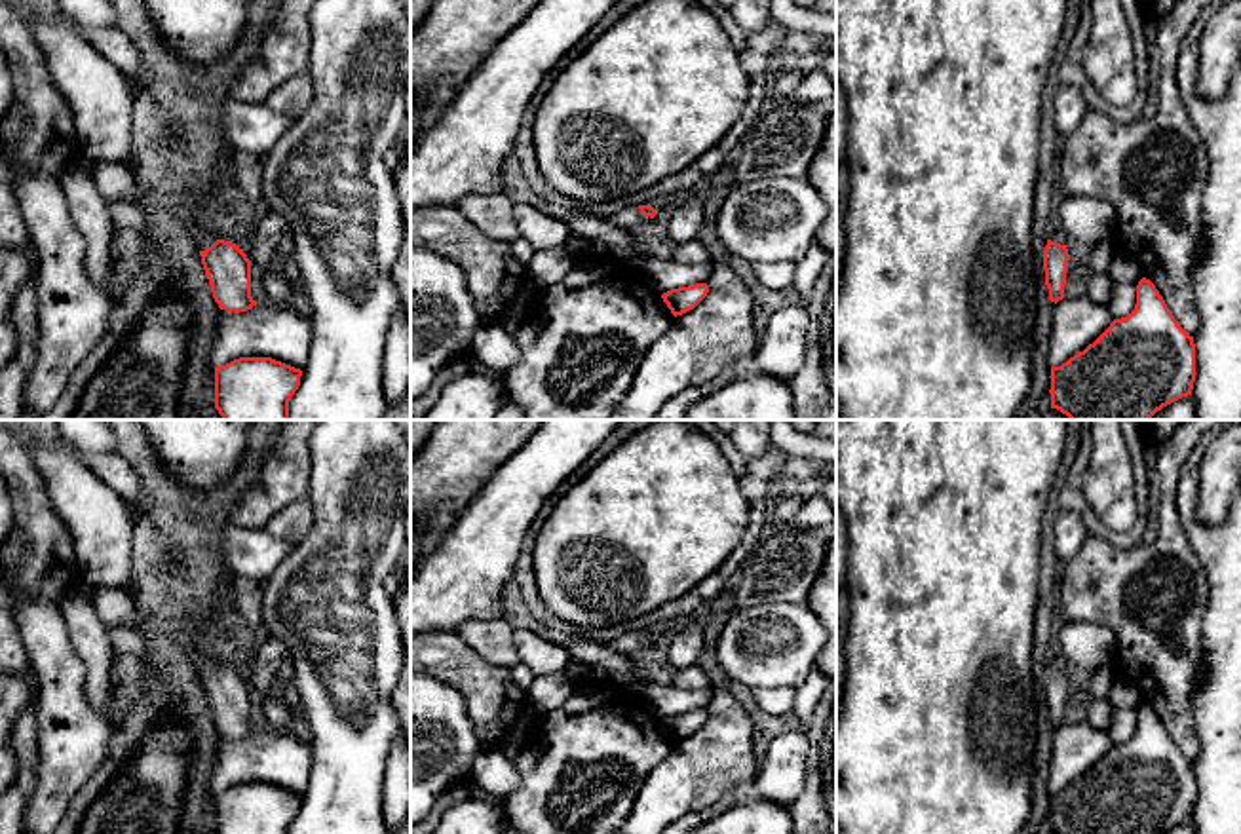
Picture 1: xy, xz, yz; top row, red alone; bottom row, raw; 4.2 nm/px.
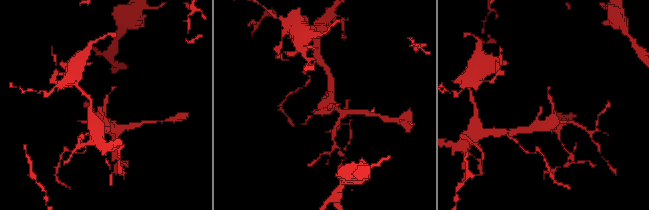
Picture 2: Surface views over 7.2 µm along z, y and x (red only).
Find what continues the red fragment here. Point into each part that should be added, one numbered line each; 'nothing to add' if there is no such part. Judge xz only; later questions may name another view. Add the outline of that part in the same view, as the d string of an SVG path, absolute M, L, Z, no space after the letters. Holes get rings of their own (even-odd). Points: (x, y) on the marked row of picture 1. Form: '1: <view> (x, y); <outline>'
1: xz (630, 217); M635 205L635 207L623 207L602 220L614 228L633 230L648 222L650 217L644 217L639 205Z

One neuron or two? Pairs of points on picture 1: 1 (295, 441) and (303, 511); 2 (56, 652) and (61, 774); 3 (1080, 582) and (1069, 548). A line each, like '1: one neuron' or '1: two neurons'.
1: two neurons
2: one neuron
3: two neurons

